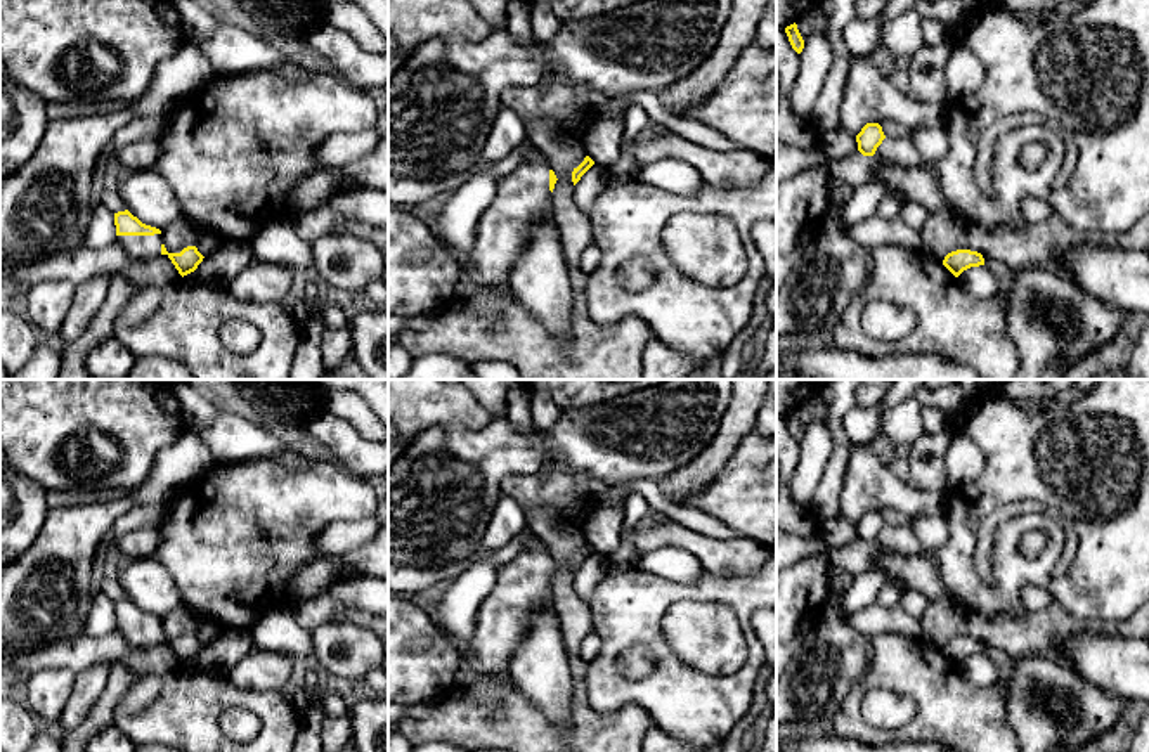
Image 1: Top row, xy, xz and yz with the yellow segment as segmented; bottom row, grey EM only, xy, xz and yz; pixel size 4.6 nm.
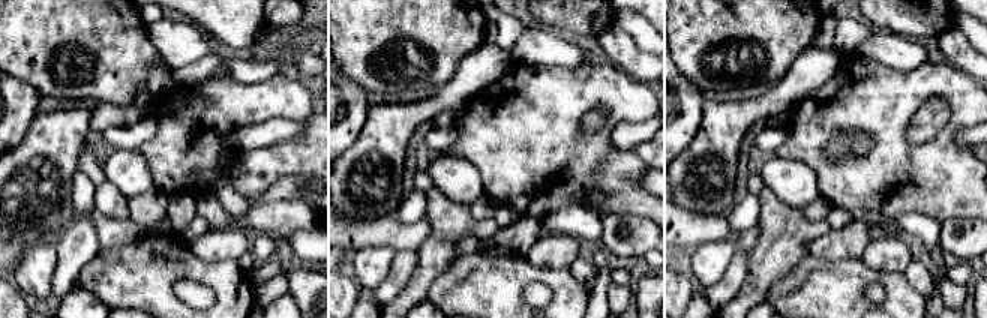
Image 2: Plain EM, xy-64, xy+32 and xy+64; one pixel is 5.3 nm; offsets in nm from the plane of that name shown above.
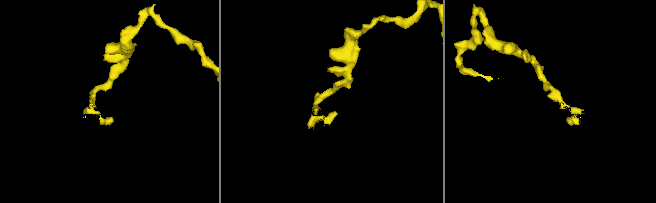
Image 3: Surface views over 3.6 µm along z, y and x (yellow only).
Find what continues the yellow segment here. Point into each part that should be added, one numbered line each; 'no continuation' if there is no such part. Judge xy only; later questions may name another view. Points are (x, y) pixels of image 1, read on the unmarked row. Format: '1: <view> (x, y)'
1: xy (137, 635)

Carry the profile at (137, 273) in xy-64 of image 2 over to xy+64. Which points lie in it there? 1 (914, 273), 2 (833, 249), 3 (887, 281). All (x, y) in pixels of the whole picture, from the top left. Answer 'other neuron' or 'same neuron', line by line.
1: other neuron
2: other neuron
3: same neuron

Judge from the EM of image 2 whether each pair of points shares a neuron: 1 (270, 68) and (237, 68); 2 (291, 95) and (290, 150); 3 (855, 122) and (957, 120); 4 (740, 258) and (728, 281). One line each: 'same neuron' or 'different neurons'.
1: same neuron
2: different neurons
3: same neuron
4: same neuron

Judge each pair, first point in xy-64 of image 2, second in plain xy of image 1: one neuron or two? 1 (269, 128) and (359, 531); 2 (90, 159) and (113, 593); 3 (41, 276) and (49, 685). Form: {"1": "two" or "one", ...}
{"1": "one", "2": "one", "3": "one"}

